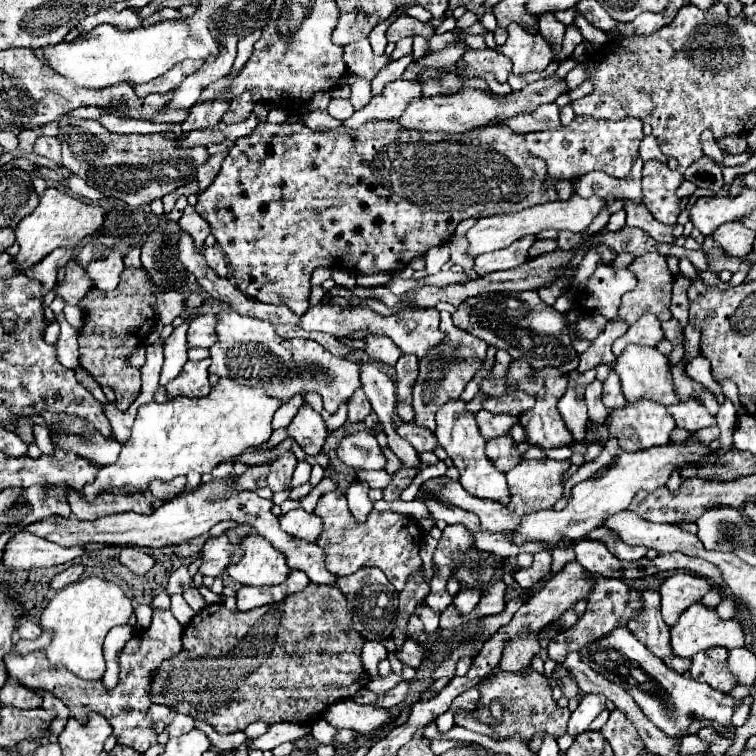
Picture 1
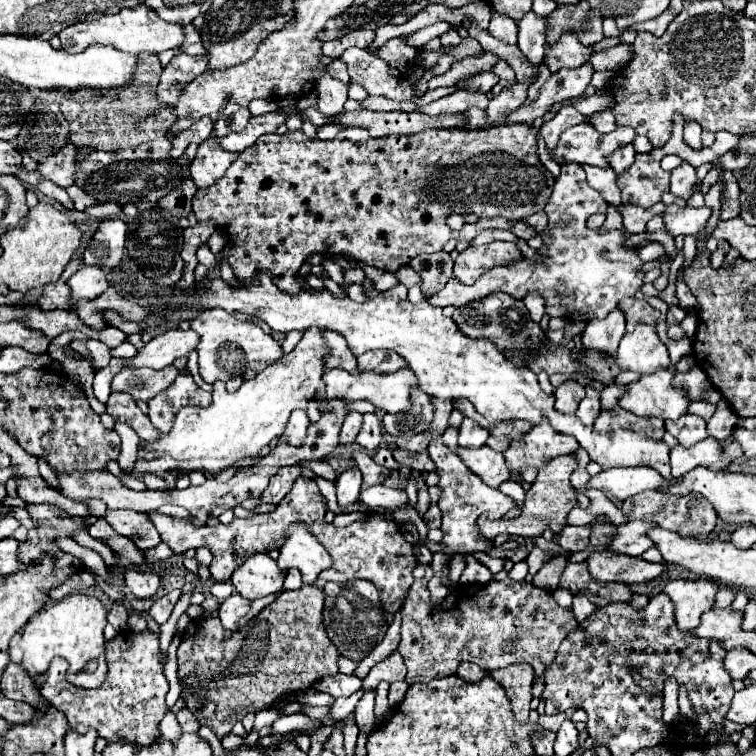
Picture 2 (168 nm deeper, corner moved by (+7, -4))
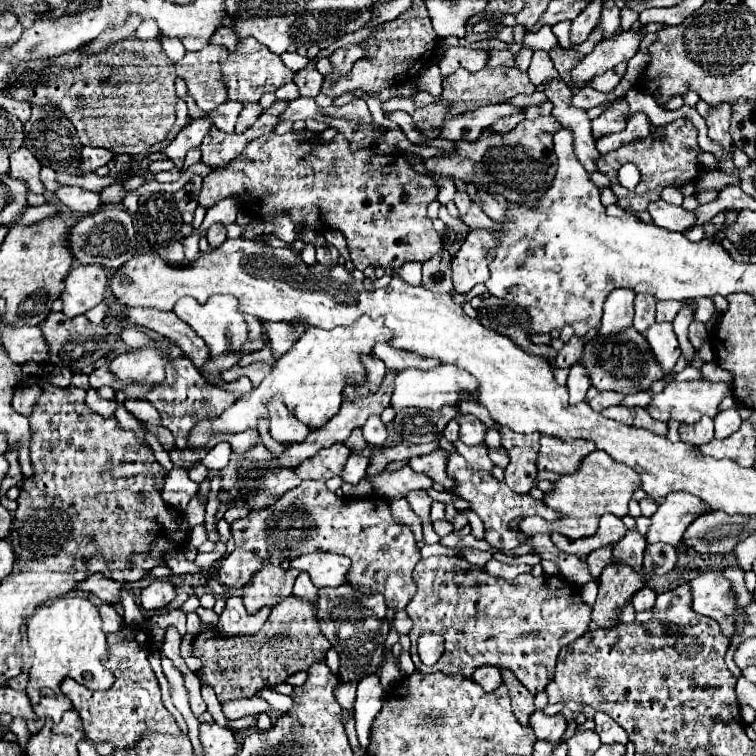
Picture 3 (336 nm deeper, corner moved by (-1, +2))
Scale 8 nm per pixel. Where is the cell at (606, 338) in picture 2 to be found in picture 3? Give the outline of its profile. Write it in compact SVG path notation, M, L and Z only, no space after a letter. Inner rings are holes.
M617 288L617 290L613 290L609 294L609 298L605 300L599 334L607 336L611 332L627 330L631 326L633 298L635 298L635 294L631 290L627 290L627 288Z

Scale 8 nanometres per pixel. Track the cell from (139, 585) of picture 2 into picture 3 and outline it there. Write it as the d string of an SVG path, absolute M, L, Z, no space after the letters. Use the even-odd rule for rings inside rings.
M153 580L147 588L141 590L141 606L147 610L163 608L175 598L173 584L169 580Z

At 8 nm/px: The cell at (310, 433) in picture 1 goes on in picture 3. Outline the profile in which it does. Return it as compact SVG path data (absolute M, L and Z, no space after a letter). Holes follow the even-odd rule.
M273 398L267 406L269 406L269 412L271 412L271 430L269 432L277 442L283 442L283 444L301 442L311 432L311 428L301 424L301 420L297 420L283 406L283 402L279 398Z

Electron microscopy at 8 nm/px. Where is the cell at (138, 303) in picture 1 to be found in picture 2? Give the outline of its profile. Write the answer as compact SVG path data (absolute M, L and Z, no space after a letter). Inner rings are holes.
M117 392L113 394L113 398L109 398L107 402L107 414L111 414L115 418L115 422L125 422L129 424L141 440L157 440L159 432L157 428L153 428L151 420L137 408L137 404L133 400L129 400L129 396Z

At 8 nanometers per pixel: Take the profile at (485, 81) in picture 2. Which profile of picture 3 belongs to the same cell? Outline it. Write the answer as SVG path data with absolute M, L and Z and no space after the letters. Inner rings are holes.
M497 66L497 68L483 68L479 72L469 72L465 68L459 68L451 76L445 78L443 82L443 92L441 92L441 102L453 102L453 108L449 110L447 116L463 114L467 110L475 110L485 104L501 104L507 98L513 98L517 94L533 94L535 86L527 78L525 72L517 68L507 68L507 66Z

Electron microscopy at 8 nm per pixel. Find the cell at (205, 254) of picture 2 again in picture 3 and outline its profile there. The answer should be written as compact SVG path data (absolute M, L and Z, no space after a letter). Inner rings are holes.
M213 224L213 226L207 230L207 240L209 240L209 246L211 246L211 248L221 246L221 244L227 240L227 236L225 236L225 226L223 226L223 224Z

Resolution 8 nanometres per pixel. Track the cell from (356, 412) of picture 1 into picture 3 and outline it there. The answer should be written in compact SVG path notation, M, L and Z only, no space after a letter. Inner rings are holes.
M355 428L355 430L351 432L351 436L345 440L345 446L351 448L351 452L361 452L363 448L367 448L367 442L365 442L365 438L363 438L361 428Z

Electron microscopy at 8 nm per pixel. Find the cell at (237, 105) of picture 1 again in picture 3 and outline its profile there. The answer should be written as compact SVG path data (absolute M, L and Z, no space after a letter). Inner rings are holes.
M245 104L239 118L237 118L237 126L235 126L235 132L245 132L247 128L253 126L253 122L261 116L263 108L259 104Z

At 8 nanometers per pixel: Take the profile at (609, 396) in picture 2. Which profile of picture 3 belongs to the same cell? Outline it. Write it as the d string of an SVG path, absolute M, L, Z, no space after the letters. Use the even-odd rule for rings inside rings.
M639 390L639 392L627 394L621 404L625 404L625 406L643 406L645 408L649 404L649 400L651 400L651 392L649 390Z

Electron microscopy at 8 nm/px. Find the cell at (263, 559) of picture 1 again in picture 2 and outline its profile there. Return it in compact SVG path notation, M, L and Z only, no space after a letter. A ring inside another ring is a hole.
M253 554L231 576L231 584L243 598L257 600L267 594L279 594L285 576L287 572L281 570L269 554Z

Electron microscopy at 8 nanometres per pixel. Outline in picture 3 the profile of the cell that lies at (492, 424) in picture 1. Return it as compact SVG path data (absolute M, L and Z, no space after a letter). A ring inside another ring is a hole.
M467 414L467 416L459 416L459 440L461 442L465 442L465 444L483 444L483 440L485 440L485 432L487 432L487 426L479 420L479 418L475 418L475 416L471 416L471 414Z

